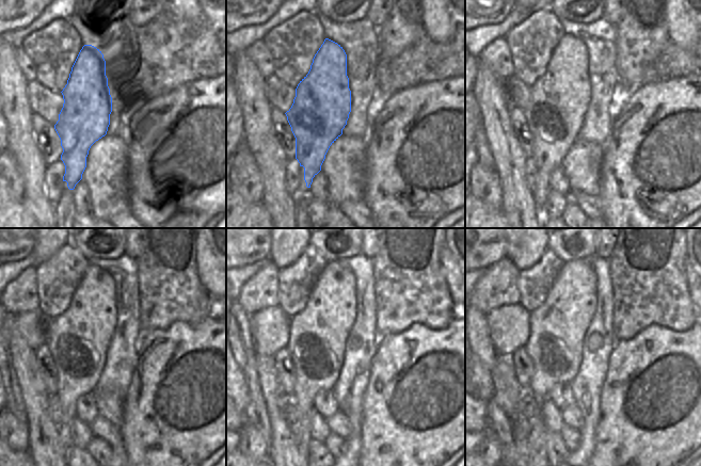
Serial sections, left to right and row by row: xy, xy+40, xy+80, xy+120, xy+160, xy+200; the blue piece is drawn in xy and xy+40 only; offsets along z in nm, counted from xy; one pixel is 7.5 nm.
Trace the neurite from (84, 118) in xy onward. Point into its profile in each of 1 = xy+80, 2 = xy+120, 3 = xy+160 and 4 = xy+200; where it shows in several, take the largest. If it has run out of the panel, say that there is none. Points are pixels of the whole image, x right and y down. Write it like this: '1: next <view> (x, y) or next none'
1: next xy+80 (559, 99)
2: next xy+120 (78, 339)
3: next xy+160 (317, 335)
4: next xy+200 (557, 327)

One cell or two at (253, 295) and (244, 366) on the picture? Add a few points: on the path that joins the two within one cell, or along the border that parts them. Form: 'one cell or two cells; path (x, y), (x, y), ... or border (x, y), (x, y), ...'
two cells; border (237, 301), (249, 315)

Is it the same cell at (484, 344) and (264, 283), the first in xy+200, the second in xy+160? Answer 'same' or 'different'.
different

